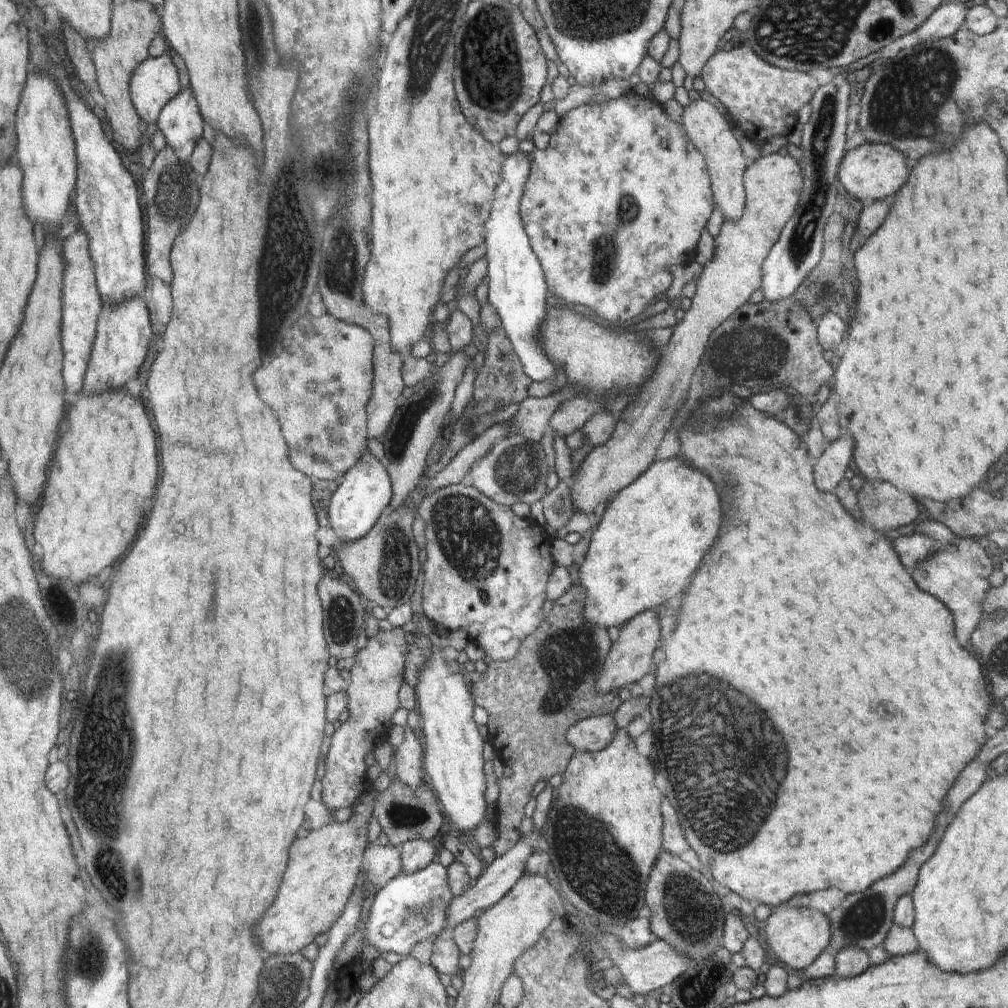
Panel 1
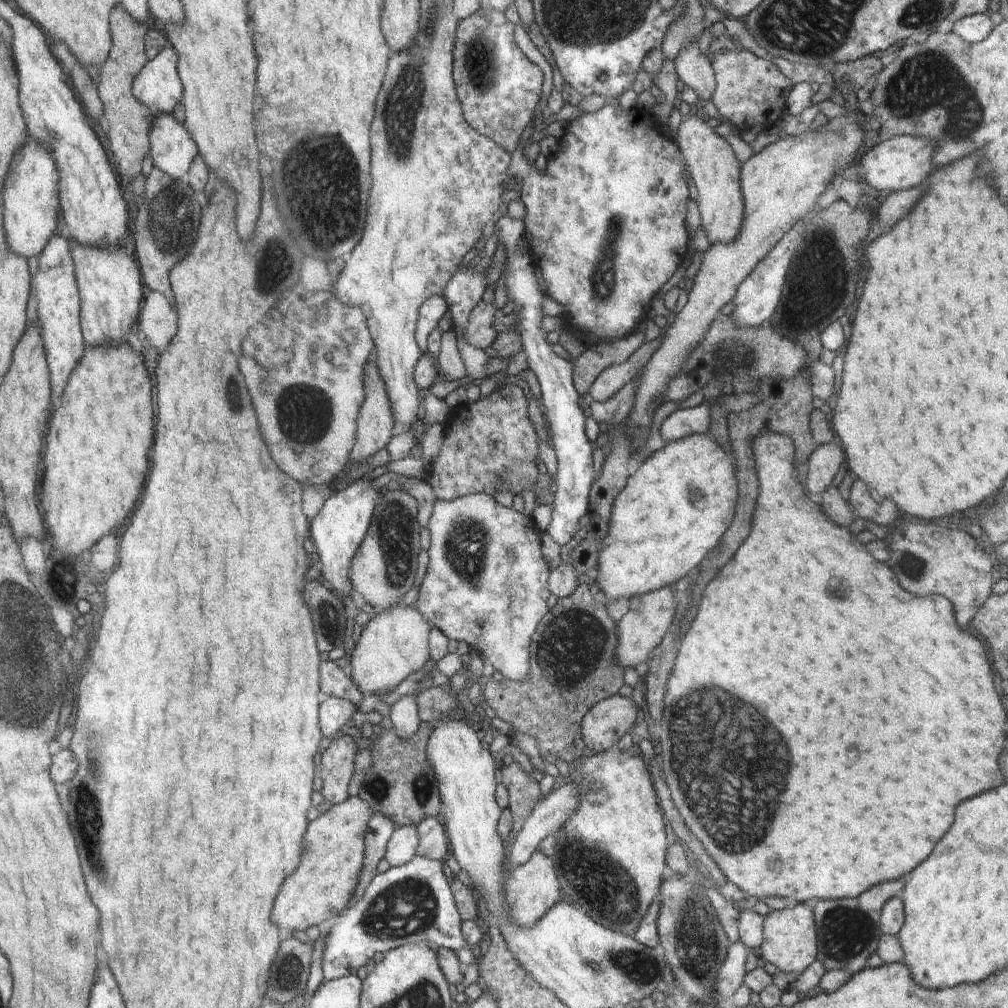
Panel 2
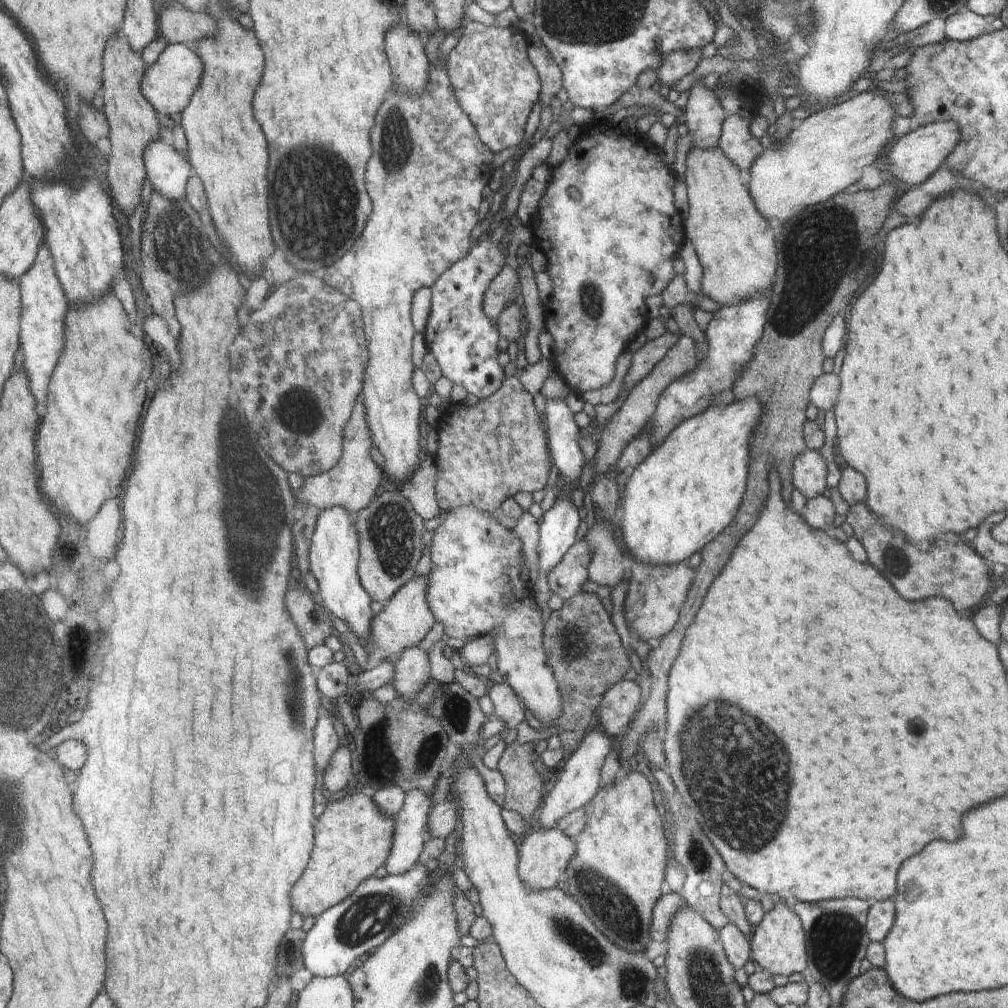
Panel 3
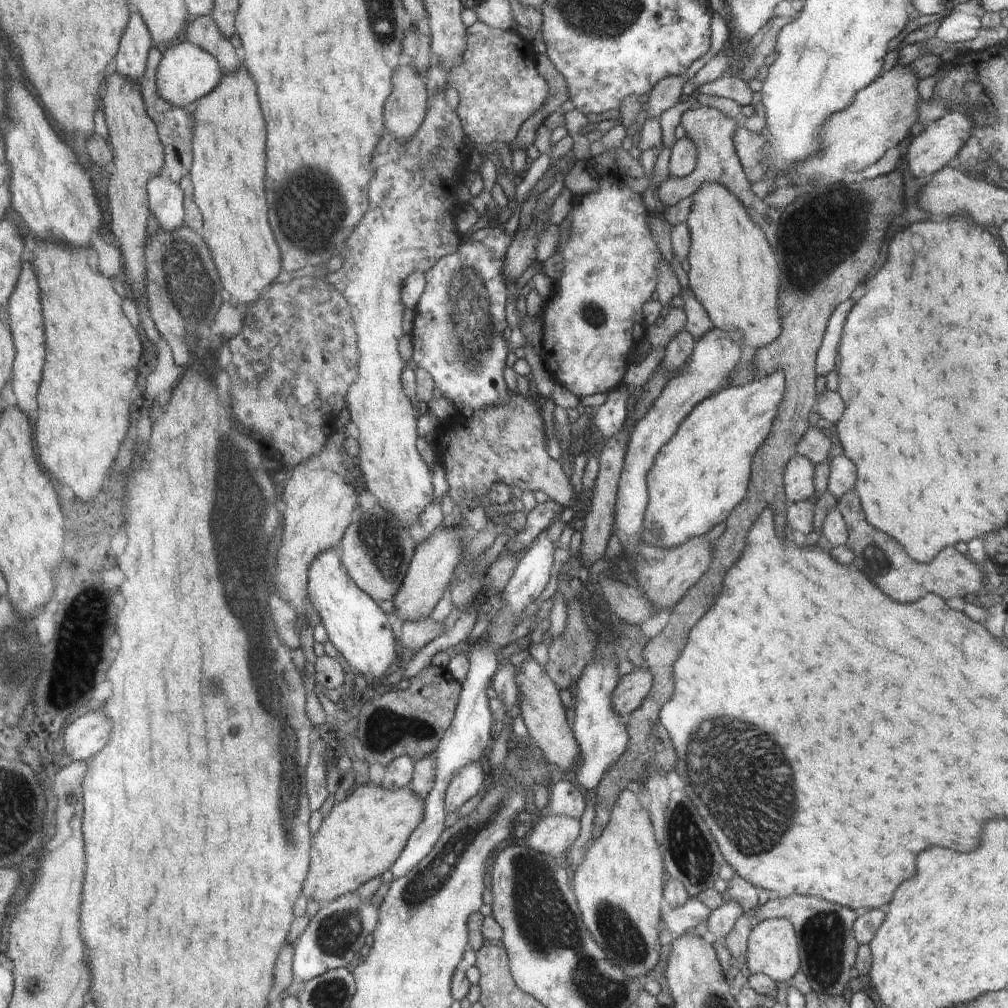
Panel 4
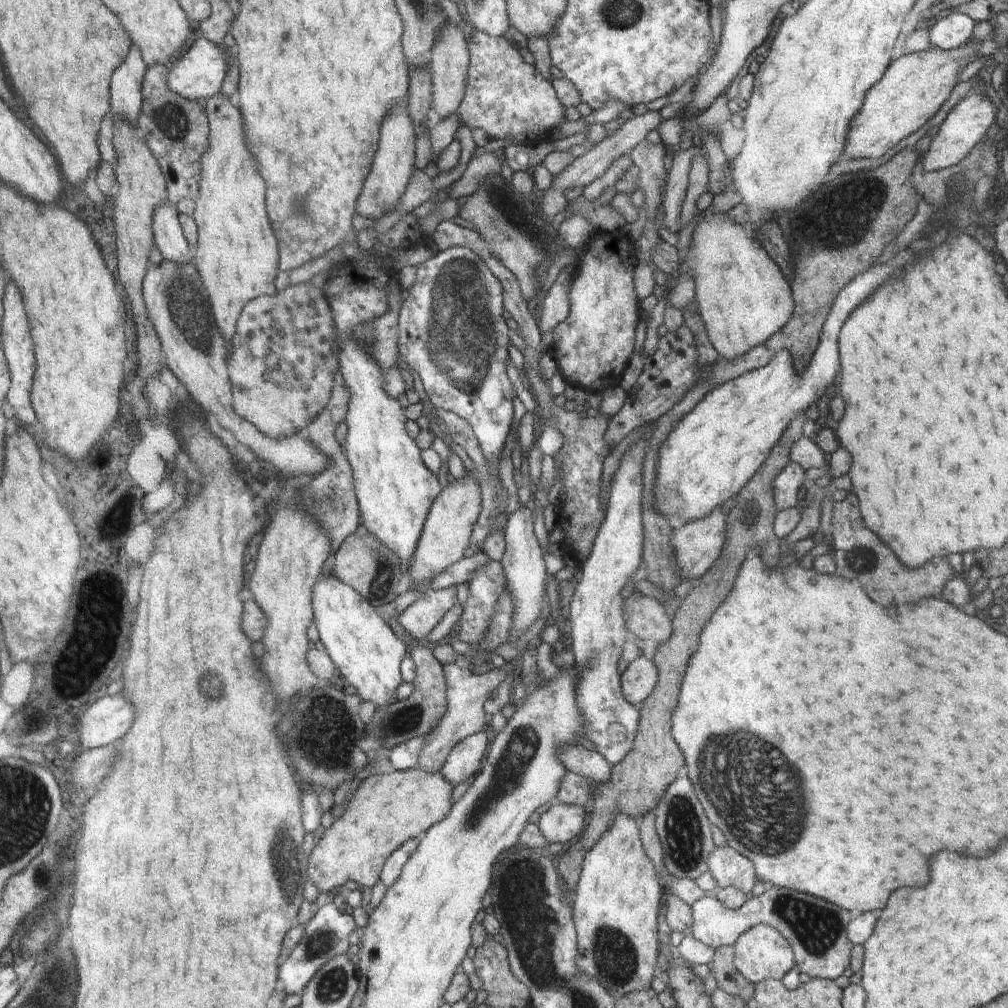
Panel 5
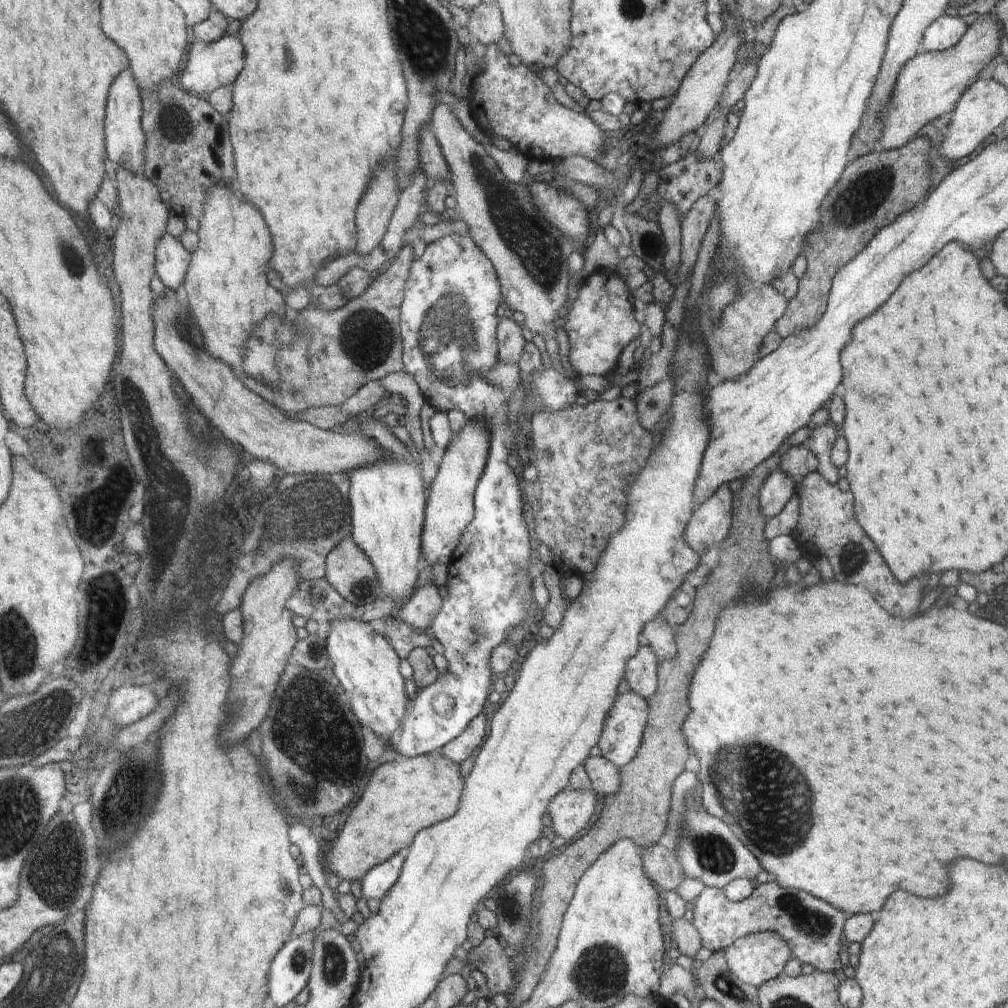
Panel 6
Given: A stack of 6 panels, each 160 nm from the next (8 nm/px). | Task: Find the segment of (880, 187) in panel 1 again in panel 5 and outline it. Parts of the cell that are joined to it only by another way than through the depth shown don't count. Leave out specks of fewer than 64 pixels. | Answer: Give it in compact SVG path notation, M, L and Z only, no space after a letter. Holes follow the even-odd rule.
M980 88L969 98L962 98L960 102L947 114L947 118L940 124L938 134L930 142L928 151L923 156L923 169L925 171L939 171L958 164L972 146L984 136L988 126L992 124L996 112L995 106Z

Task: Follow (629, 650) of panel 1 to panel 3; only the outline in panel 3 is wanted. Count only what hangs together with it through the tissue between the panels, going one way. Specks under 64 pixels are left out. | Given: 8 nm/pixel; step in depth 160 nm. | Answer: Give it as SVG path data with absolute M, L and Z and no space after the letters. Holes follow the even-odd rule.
M616 527L615 533L617 541L623 546L623 551L627 556L627 566L632 570L623 607L625 620L629 622L642 641L653 638L660 640L660 636L670 633L680 620L680 608L683 608L688 598L694 571L687 567L686 562L678 565L651 565L636 561L623 544L620 528Z

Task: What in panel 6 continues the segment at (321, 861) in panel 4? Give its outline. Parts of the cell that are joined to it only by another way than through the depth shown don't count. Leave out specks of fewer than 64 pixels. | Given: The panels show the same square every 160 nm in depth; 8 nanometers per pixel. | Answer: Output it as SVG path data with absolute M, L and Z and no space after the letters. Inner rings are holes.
M440 752L407 759L401 757L394 762L378 766L371 774L360 800L350 812L343 830L332 841L327 841L329 844L329 853L325 856L327 872L336 874L340 882L362 881L373 866L388 861L396 853L406 851L422 829L453 817L460 808L464 788L465 779L460 775L460 765Z

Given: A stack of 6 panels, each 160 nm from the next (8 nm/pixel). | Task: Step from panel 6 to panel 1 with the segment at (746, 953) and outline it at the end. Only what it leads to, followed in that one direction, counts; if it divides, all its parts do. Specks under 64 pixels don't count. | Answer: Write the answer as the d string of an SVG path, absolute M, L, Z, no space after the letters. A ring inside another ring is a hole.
M777 907L760 926L766 933L767 946L770 946L780 962L792 970L804 970L813 964L830 942L830 923L818 909L809 907Z

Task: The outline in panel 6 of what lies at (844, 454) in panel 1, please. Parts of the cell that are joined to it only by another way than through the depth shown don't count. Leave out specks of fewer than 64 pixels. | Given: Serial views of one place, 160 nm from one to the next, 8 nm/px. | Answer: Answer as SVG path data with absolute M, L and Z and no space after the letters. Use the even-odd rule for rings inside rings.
M779 468L777 473L762 484L759 492L759 504L766 518L772 518L782 512L792 494L794 494L792 478Z

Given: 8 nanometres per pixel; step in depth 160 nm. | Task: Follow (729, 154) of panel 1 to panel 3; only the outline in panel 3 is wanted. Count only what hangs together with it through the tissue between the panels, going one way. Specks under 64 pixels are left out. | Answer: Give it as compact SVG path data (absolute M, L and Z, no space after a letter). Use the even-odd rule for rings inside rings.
M717 146L708 148L692 147L686 157L686 185L689 195L689 212L685 229L696 250L703 268L701 294L712 298L720 307L763 293L770 286L776 272L776 248L770 224L757 209L753 196L740 180L738 168Z

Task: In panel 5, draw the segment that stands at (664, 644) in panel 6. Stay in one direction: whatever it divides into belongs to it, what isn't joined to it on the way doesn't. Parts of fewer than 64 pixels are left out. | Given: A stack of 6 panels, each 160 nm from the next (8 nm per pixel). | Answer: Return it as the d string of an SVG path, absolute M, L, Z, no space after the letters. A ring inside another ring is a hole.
M632 592L621 604L628 634L636 635L643 642L667 641L673 631L671 613L652 597Z

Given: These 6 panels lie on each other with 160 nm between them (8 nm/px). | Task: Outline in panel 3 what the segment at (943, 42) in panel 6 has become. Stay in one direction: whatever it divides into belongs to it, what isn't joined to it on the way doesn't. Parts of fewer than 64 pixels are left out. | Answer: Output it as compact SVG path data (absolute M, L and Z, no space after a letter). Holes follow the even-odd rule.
M964 9L946 19L945 36L955 41L969 41L984 34L989 19Z

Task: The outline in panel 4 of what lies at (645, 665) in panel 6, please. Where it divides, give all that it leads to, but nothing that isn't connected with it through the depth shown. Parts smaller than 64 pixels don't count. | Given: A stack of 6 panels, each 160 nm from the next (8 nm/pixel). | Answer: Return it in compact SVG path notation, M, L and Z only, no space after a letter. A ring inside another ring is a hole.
M634 670L619 677L613 690L612 706L622 717L636 711L645 702L653 688L653 675L646 671Z

